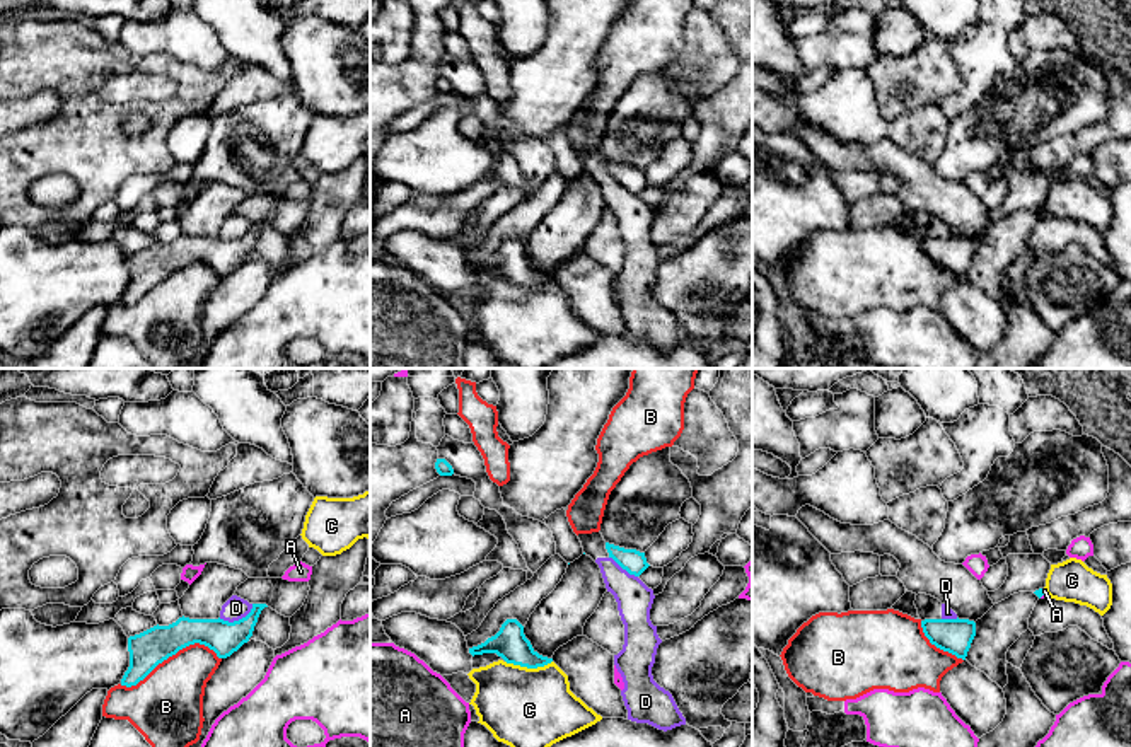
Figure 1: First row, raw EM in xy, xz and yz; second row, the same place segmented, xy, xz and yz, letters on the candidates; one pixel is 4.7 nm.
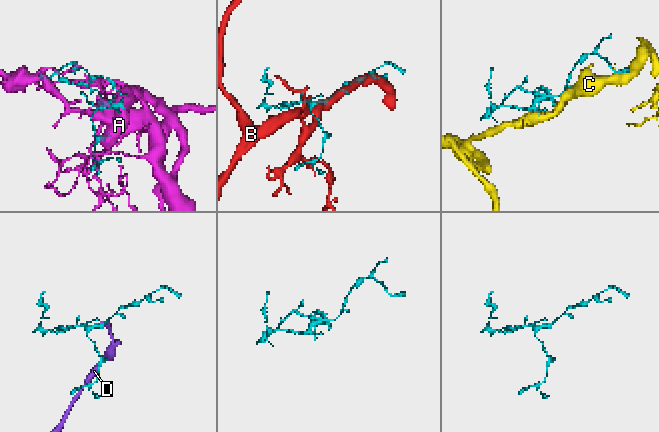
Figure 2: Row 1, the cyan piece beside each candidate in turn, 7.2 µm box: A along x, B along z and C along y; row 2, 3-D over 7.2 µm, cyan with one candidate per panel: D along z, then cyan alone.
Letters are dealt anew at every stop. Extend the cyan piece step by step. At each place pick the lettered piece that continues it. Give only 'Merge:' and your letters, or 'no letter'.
Merge: no letter

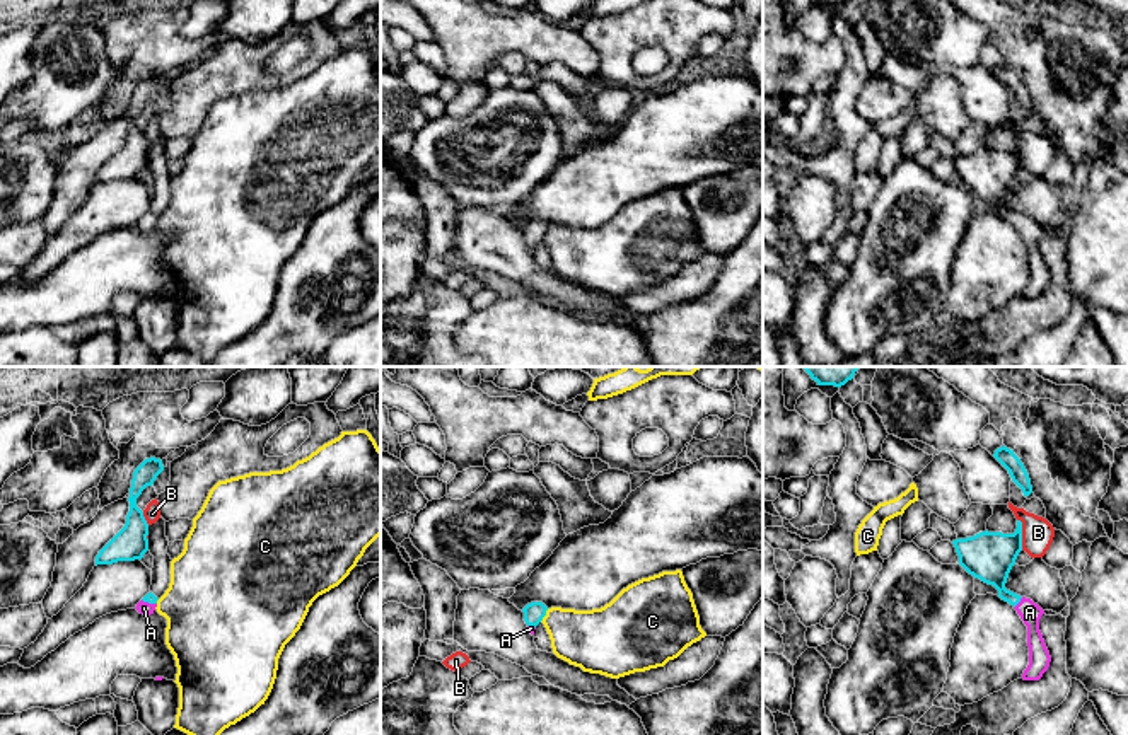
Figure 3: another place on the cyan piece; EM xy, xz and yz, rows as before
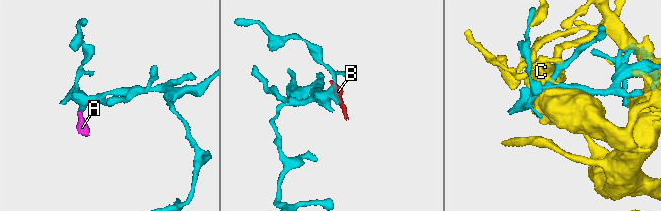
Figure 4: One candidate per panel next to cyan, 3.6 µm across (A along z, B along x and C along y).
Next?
Merge: A

